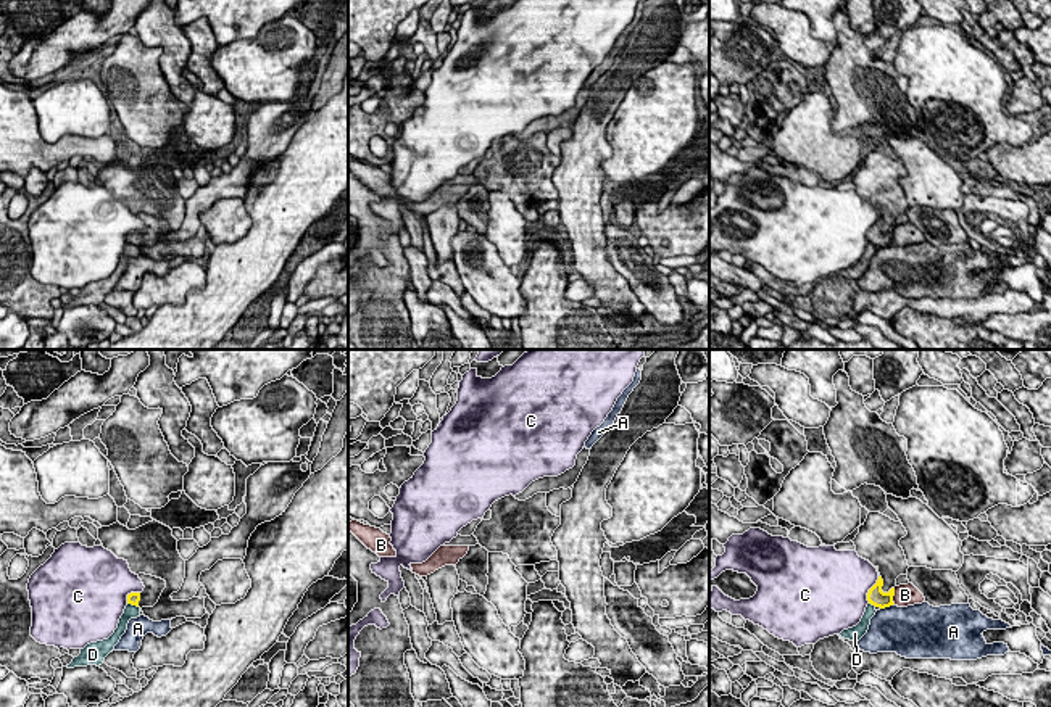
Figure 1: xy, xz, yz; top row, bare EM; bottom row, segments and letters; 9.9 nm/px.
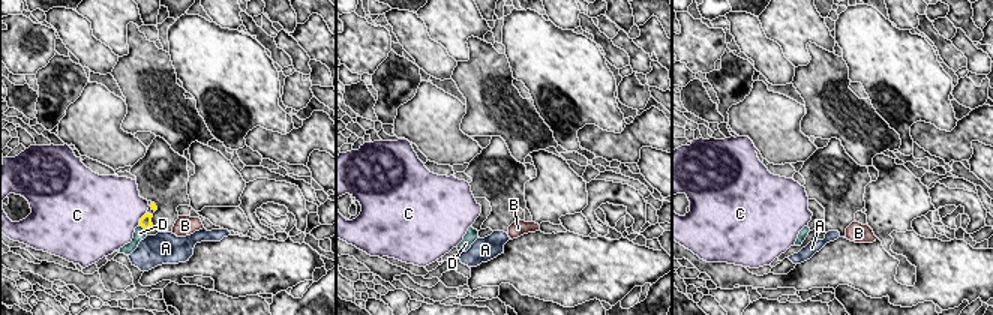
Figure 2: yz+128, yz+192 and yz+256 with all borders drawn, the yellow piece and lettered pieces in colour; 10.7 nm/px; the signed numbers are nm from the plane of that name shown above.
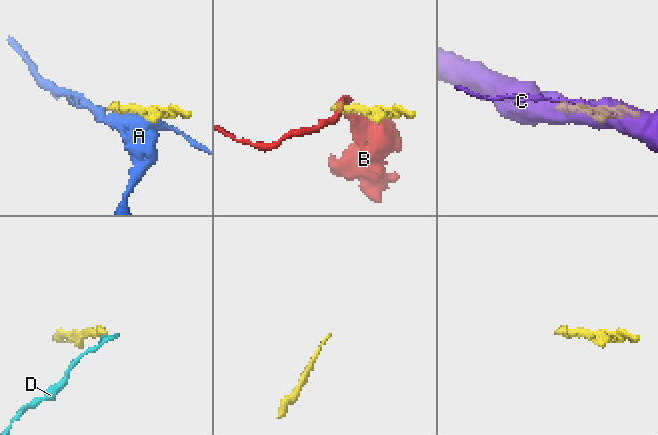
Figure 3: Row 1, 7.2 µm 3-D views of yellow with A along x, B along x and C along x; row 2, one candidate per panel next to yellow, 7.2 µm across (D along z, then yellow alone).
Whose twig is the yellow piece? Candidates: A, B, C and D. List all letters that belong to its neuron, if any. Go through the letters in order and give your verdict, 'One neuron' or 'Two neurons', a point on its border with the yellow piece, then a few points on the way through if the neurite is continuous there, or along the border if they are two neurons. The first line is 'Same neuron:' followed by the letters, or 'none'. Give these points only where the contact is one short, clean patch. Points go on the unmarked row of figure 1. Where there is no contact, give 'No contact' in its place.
Same neuron: none
A: Two neurons. Touches yellow at yz (887, 245)
B: Two neurons. Touches yellow at yz (893, 234)
C: Two neurons. Touches yellow at yz (869, 229)
D: Two neurons. Touches yellow at yz (872, 243). Boundary: yz (869, 242), (876, 245)

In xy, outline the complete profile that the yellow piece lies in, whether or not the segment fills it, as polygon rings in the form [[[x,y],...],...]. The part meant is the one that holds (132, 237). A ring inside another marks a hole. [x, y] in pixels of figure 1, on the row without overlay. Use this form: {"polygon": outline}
{"polygon": [[[139,213],[139,217],[143,222],[142,232],[131,232],[127,234],[127,243],[137,245],[137,246],[153,246],[163,229],[166,227],[166,221],[152,214]]]}

